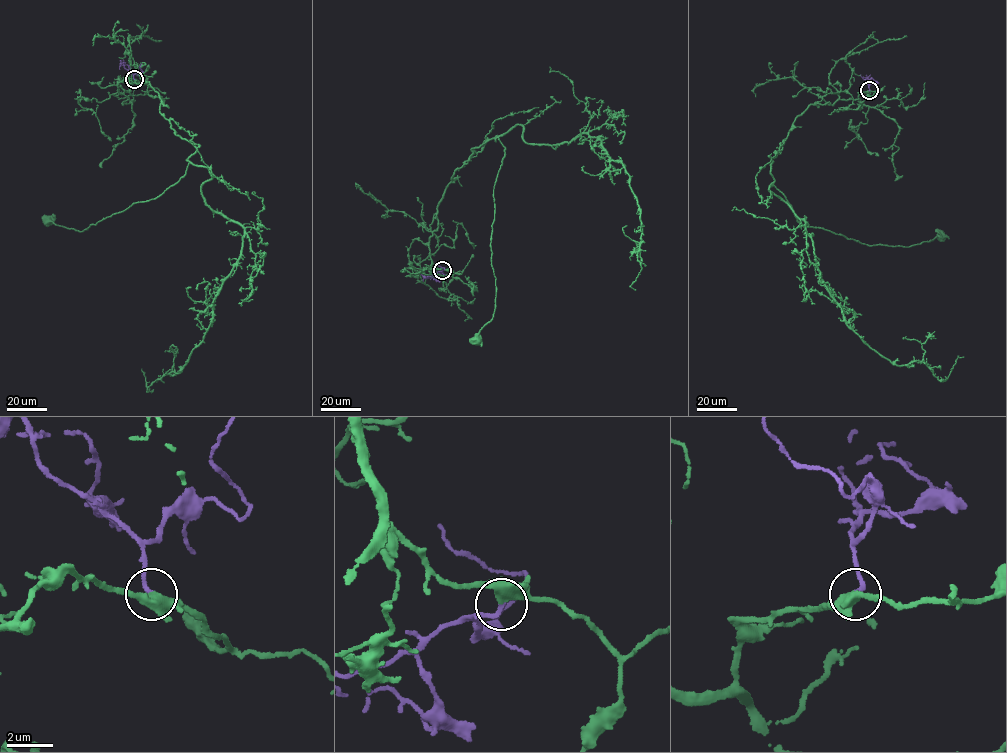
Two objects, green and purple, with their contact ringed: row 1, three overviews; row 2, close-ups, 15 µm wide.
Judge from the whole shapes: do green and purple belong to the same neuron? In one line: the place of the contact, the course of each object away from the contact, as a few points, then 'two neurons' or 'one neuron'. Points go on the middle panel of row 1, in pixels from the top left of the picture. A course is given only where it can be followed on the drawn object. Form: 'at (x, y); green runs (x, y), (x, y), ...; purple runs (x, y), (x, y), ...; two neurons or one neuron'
at (442, 270); green runs (442, 270), (429, 243), (437, 208), (472, 149), (496, 136), (505, 152), (493, 190), (495, 306), (477, 341); purple runs (442, 270), (425, 276); one neuron

